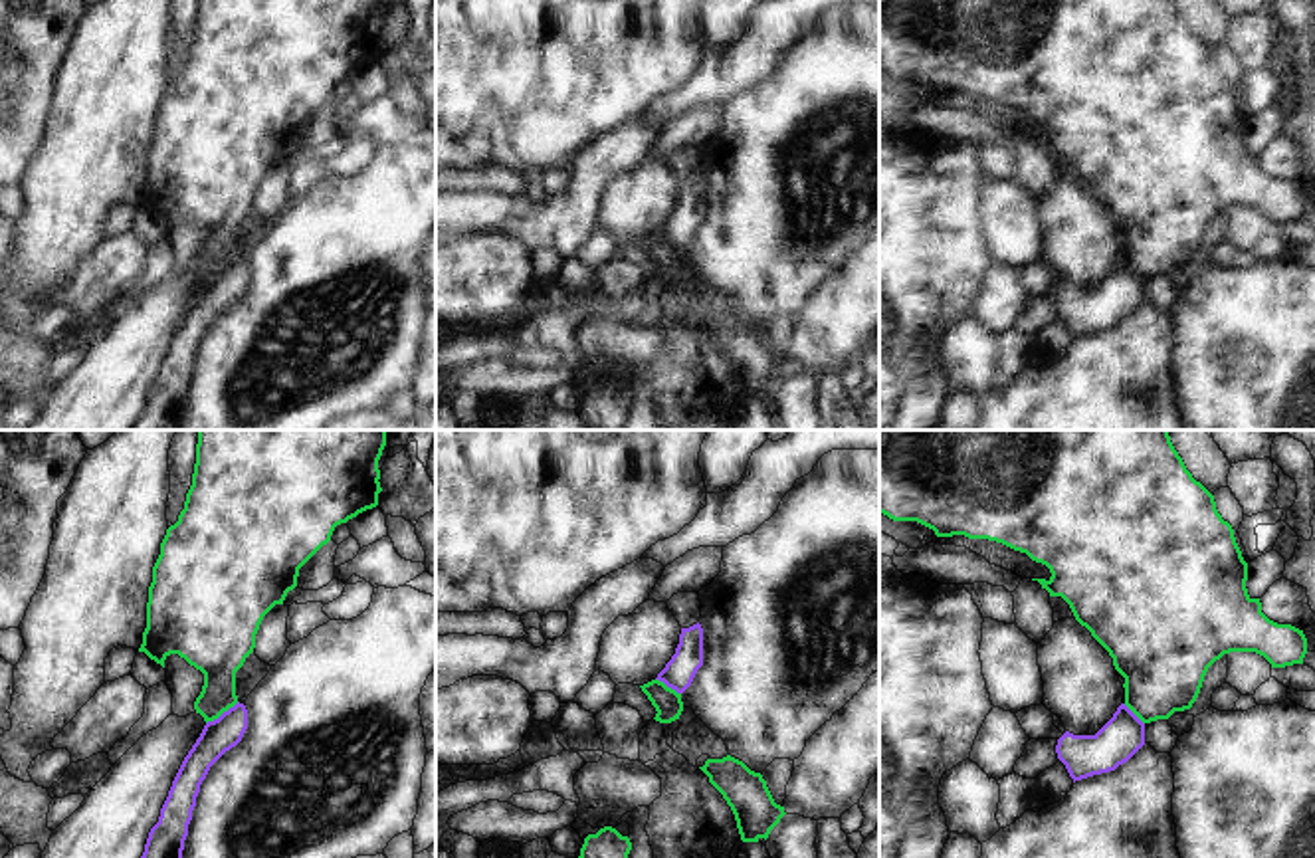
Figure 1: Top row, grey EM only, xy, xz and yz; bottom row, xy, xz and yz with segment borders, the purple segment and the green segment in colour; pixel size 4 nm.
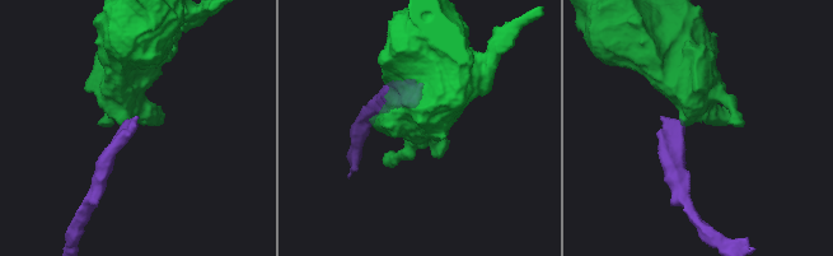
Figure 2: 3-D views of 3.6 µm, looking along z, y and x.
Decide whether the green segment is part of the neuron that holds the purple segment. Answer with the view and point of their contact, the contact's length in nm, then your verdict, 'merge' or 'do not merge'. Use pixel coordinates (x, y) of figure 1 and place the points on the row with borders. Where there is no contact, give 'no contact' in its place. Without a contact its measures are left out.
meets purple in xy at (224, 712); contact 160 nm long; do not merge

